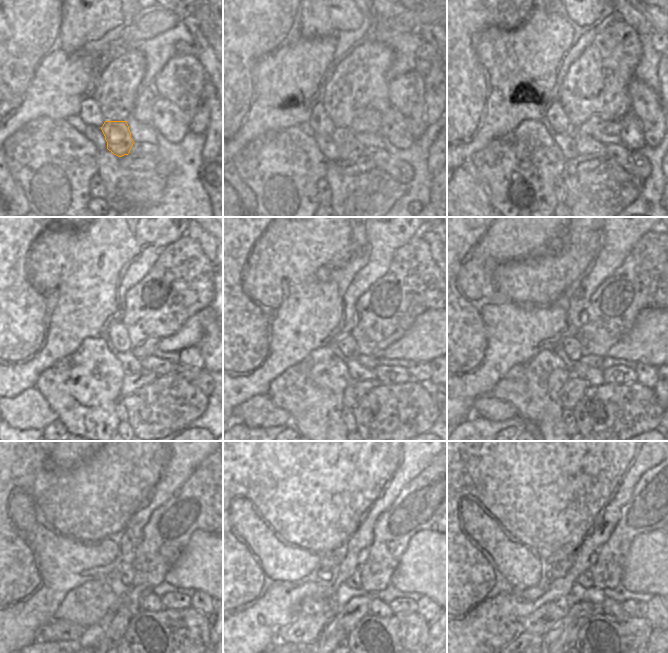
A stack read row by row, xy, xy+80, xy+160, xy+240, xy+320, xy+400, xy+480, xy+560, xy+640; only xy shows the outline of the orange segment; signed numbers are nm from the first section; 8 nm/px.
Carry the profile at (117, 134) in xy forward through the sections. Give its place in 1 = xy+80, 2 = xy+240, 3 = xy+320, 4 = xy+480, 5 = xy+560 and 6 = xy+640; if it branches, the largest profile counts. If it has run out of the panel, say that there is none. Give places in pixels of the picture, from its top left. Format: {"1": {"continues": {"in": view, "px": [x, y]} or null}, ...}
{"1": {"continues": {"in": "xy+80", "px": [348, 146]}}, "2": {"continues": {"in": "xy+240", "px": [131, 366]}}, "3": {"continues": {"in": "xy+320", "px": [356, 370]}}, "4": {"continues": {"in": "xy+480", "px": [152, 602]}}, "5": {"continues": {"in": "xy+560", "px": [377, 607]}}, "6": {"continues": {"in": "xy+640", "px": [611, 609]}}}

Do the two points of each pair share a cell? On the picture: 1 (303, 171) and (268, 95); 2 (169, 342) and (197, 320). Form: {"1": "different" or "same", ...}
{"1": "different", "2": "same"}

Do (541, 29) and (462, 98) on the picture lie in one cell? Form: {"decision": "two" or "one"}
{"decision": "one"}

